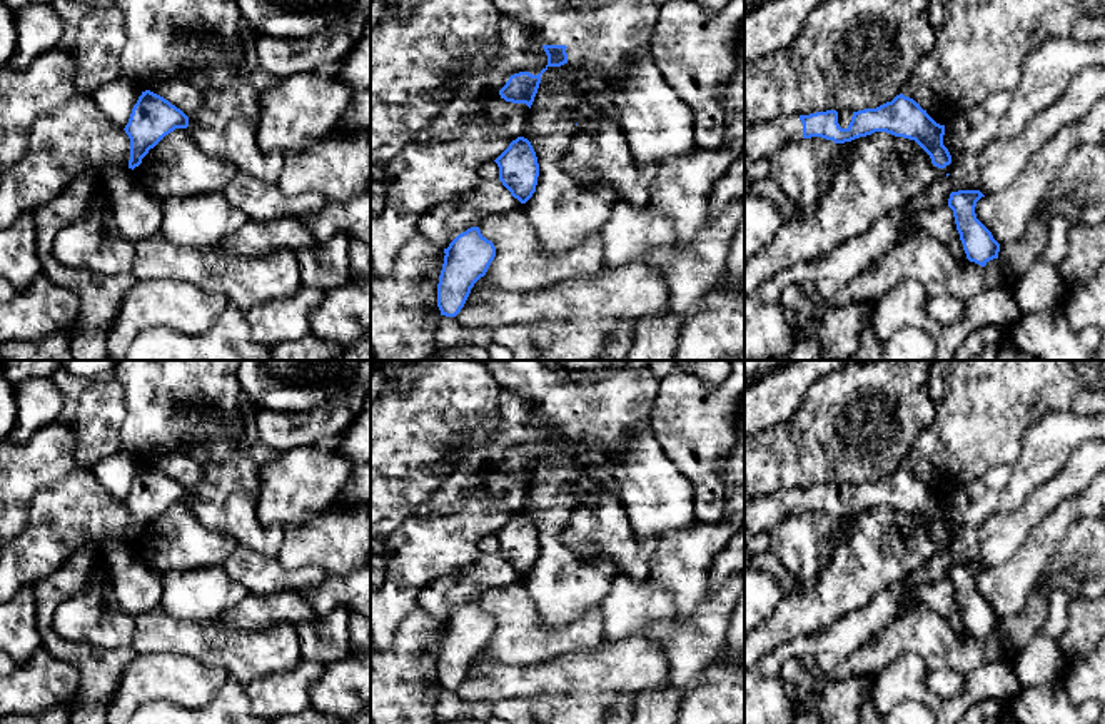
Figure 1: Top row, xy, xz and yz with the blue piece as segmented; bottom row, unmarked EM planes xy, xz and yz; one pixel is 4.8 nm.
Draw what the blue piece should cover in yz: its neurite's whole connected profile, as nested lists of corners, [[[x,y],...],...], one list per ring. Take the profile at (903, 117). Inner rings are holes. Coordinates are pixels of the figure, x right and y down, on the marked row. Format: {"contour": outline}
{"contour": [[[903,93],[876,108],[853,112],[846,128],[840,127],[836,110],[753,122],[744,132],[744,160],[771,158],[786,143],[803,138],[821,137],[845,143],[875,132],[915,140],[938,168],[951,163],[943,145],[945,125],[936,123],[920,103]]]}

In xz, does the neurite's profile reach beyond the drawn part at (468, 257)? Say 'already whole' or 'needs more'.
already whole

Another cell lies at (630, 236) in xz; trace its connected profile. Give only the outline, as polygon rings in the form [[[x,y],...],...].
[[[621,197],[599,234],[608,270],[648,260],[653,250],[676,244],[676,230],[663,214],[651,205],[634,209]]]

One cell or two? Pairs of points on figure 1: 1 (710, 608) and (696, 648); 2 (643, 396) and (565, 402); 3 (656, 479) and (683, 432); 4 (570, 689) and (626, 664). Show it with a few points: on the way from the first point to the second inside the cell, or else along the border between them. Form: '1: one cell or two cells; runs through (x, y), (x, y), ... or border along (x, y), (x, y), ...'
1: one cell; runs through (710, 618), (706, 633), (701, 638)
2: one cell; runs through (623, 396), (605, 402), (585, 402)
3: two cells; border along (650, 421), (660, 447), (691, 487)
4: one cell; runs through (583, 686), (613, 671)

